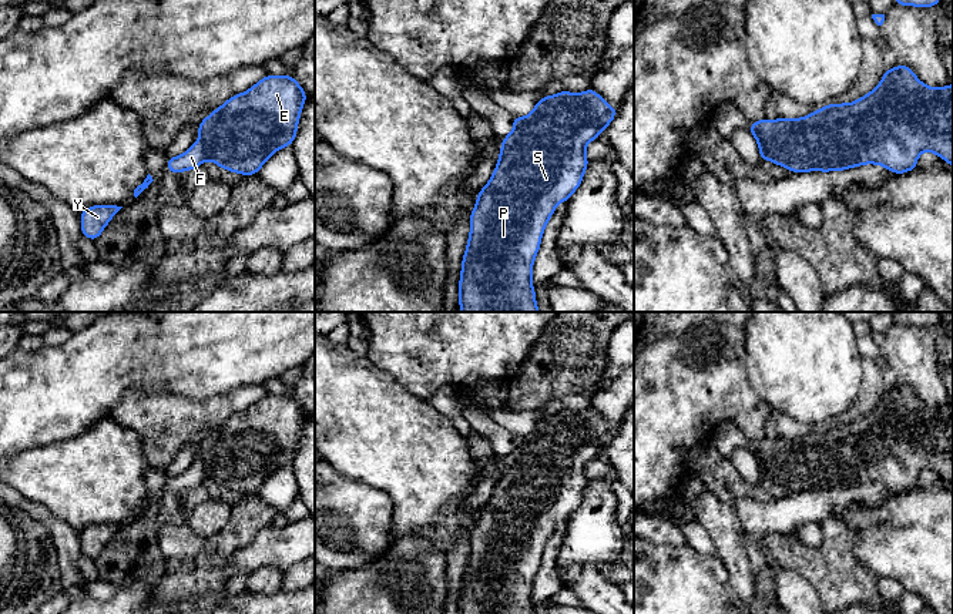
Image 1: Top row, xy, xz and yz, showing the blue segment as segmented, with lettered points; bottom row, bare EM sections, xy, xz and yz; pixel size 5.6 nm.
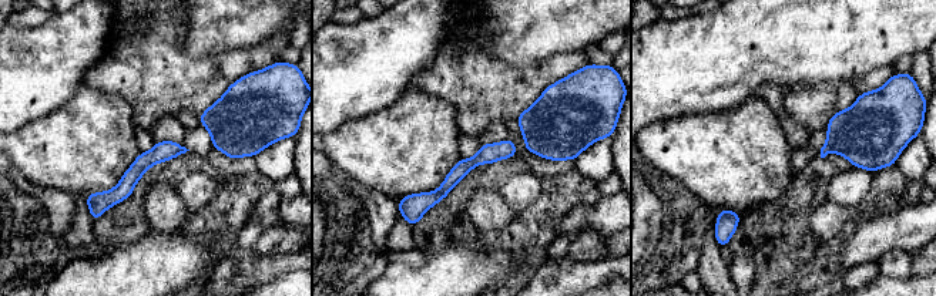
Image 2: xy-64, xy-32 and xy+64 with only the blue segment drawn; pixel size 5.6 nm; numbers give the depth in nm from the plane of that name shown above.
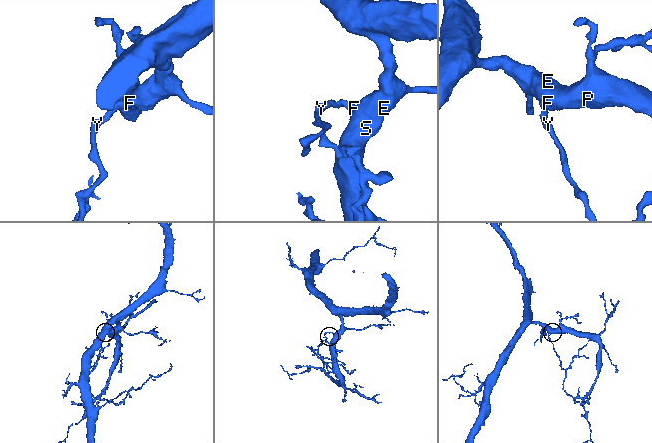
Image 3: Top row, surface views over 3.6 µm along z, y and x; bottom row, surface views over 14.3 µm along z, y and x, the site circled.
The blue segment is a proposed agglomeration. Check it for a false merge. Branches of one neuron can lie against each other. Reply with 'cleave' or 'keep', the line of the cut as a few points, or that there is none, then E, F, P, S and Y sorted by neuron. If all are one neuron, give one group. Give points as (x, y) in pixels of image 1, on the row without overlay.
cleave; cut xy (198, 459), (204, 467), (205, 477); groups E P S / F Y

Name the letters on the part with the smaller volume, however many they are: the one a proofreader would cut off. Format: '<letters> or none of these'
F, Y

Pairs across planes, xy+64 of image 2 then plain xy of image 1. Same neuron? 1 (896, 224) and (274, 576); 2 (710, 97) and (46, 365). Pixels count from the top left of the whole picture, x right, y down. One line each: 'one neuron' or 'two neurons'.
1: two neurons
2: one neuron

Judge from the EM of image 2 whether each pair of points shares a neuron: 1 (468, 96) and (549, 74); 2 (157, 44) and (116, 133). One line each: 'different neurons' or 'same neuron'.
1: same neuron
2: different neurons

